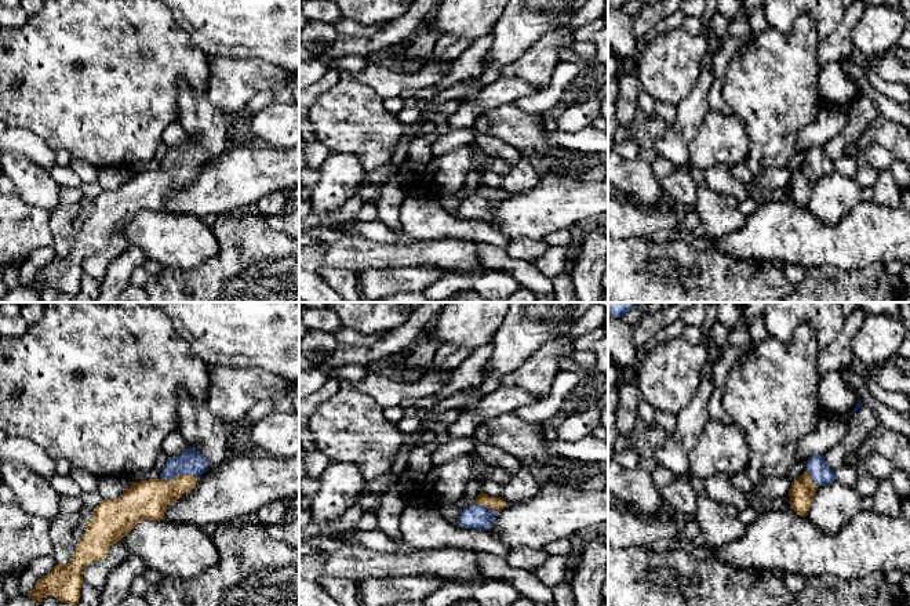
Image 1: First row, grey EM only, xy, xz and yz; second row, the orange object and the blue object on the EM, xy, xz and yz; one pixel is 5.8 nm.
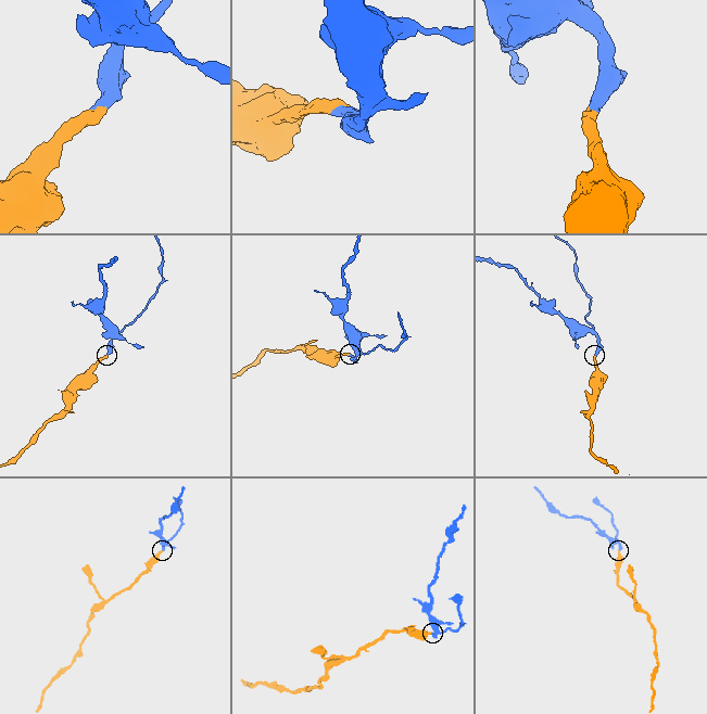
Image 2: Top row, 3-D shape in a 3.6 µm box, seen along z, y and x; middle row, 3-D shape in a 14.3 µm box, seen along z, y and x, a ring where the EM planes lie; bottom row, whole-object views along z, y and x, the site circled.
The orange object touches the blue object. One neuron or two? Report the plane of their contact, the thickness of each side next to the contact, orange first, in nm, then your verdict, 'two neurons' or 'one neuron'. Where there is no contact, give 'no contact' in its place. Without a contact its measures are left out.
meets orange in xy; 220 nm thick on the orange side, 140 nm on the other; one neuron

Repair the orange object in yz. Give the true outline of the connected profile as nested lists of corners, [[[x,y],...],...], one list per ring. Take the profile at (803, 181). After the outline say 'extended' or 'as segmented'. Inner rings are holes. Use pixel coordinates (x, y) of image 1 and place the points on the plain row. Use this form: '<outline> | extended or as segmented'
[[[823,145],[808,150],[805,163],[794,173],[789,182],[790,199],[800,207],[807,207],[816,181],[836,171],[836,163],[827,156]]] | extended

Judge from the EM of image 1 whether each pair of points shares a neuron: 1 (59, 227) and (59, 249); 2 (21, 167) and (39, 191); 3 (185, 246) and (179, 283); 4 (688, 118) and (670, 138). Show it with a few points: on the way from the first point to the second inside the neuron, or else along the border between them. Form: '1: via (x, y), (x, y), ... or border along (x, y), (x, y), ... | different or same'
1: via (59, 232), (59, 243) | same
2: via (24, 173), (35, 185) | same
3: border along (213, 257), (186, 269), (163, 268) | different
4: via (685, 123), (676, 133) | same

